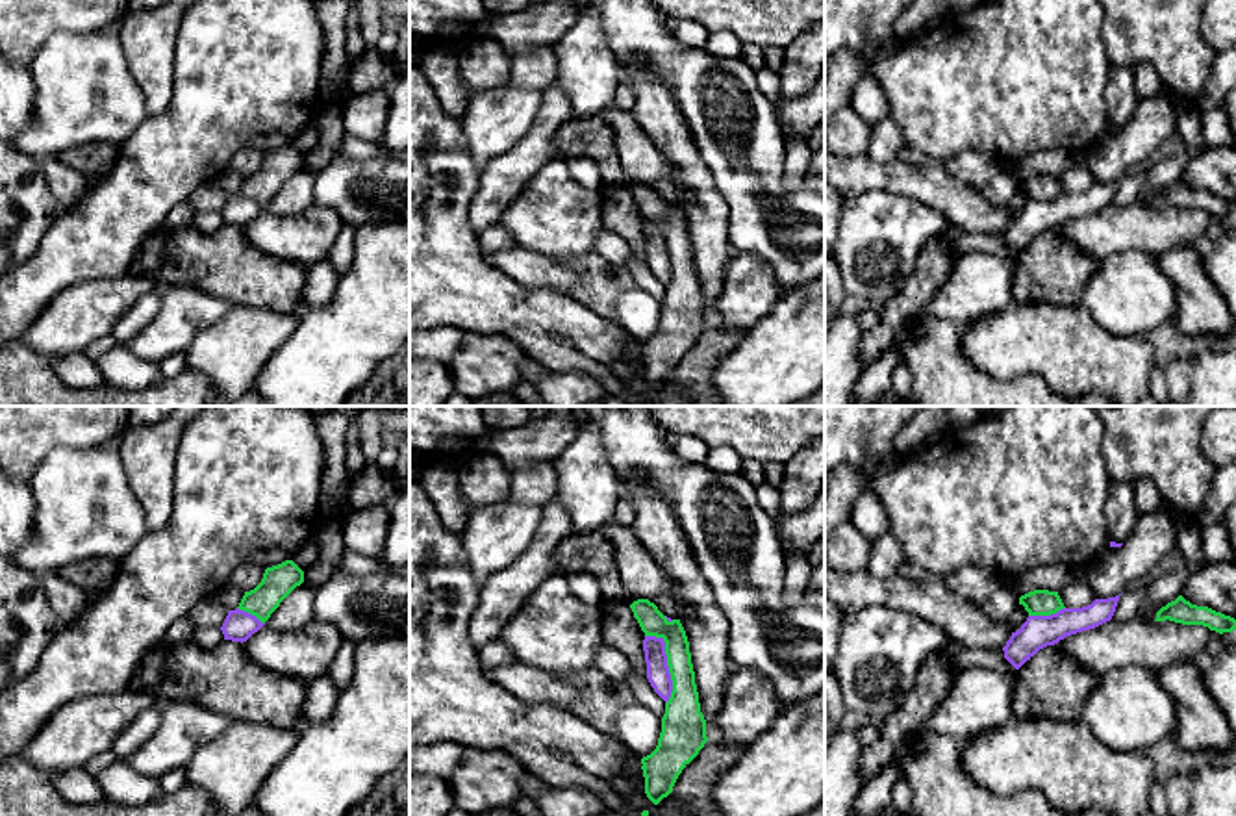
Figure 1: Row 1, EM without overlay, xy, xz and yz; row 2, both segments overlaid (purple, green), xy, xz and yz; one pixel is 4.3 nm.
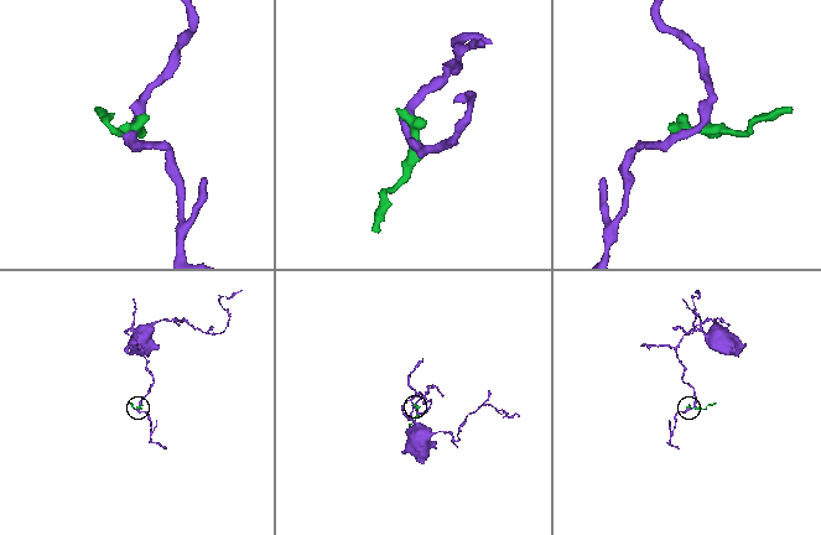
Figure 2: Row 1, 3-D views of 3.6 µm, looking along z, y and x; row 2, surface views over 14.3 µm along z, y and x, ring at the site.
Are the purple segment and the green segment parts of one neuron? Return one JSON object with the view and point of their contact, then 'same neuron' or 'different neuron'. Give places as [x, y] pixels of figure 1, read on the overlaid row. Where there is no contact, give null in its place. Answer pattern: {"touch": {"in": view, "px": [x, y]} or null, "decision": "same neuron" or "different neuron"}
{"touch": {"in": "xz", "px": [666, 664]}, "decision": "different neuron"}

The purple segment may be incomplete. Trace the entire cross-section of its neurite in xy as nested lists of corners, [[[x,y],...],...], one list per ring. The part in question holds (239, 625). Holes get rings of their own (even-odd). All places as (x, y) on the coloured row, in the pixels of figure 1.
[[[230,610],[221,631],[224,640],[232,642],[246,642],[254,632],[258,632],[265,623],[261,623],[256,616],[245,610]]]

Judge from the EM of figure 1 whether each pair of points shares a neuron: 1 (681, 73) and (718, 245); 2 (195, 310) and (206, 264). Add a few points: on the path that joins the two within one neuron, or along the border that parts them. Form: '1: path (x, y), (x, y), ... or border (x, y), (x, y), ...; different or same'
1: border (677, 110), (718, 188); different
2: border (162, 286), (193, 286), (232, 305); different

